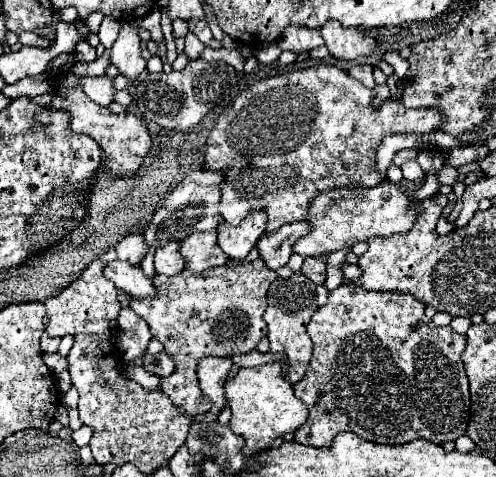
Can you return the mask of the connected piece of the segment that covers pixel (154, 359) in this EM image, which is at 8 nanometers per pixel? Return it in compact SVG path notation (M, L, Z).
M164 351L158 353L158 355L146 353L146 355L144 355L144 369L146 369L148 373L152 373L152 375L156 375L156 377L162 379L162 377L172 375L172 371L174 371L174 361L172 361L172 357L168 357Z

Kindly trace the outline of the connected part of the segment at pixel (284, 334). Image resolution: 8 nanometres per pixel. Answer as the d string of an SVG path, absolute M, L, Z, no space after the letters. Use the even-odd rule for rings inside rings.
M296 273L290 279L276 279L268 289L268 307L264 313L264 321L268 323L270 353L284 353L288 357L288 371L284 379L292 385L304 377L310 365L312 341L306 333L306 325L310 323L310 317L316 309L318 309L316 285L302 273Z

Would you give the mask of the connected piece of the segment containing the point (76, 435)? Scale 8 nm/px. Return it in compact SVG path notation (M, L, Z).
M82 425L78 431L74 431L72 433L72 441L78 445L78 447L84 447L84 445L88 445L90 443L90 437L92 437L92 427L88 427L88 425Z

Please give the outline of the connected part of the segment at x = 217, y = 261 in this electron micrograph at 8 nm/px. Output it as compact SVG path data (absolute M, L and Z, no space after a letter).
M208 231L208 233L192 233L182 241L182 257L188 261L186 269L192 273L202 273L206 269L220 267L228 261L228 255L218 247L218 233Z

